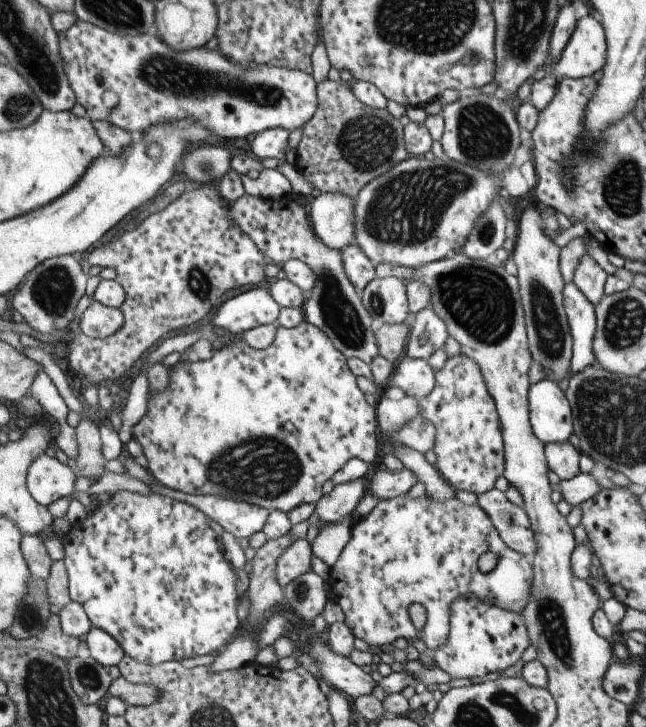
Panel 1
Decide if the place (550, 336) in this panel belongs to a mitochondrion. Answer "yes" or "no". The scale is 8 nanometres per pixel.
yes

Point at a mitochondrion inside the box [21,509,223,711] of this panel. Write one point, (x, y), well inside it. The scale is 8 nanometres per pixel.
(89, 680)

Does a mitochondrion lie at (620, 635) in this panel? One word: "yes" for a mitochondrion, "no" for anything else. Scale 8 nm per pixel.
no

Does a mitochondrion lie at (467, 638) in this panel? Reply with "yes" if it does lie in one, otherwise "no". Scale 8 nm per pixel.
no

